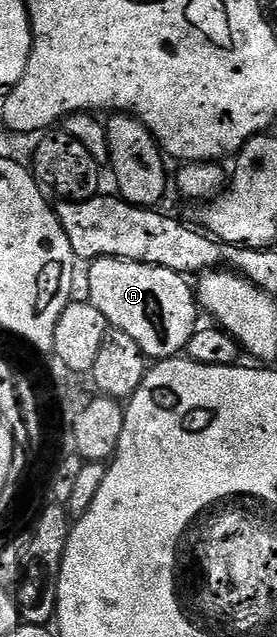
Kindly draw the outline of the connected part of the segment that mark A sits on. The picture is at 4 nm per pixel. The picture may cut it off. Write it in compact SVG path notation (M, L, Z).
M99 257L90 262L88 269L91 270L87 273L86 296L91 305L105 315L110 328L125 331L125 335L131 336L149 359L178 357L186 350L189 339L200 324L201 310L197 304L196 290L184 274L156 265L142 265L139 261L122 261L120 257Z

